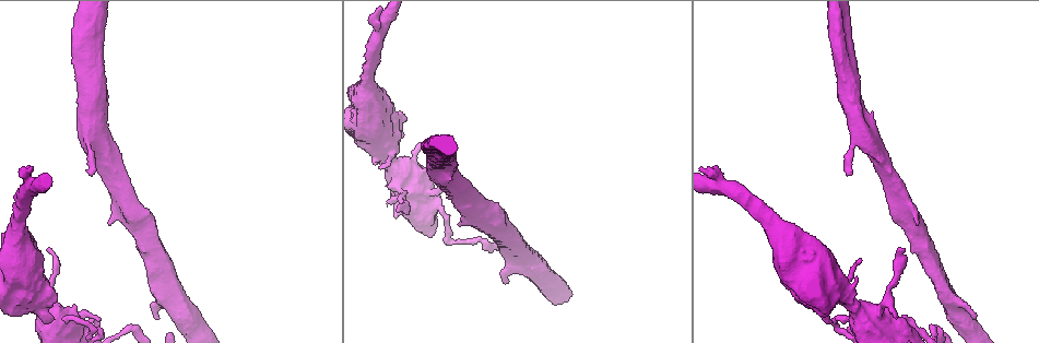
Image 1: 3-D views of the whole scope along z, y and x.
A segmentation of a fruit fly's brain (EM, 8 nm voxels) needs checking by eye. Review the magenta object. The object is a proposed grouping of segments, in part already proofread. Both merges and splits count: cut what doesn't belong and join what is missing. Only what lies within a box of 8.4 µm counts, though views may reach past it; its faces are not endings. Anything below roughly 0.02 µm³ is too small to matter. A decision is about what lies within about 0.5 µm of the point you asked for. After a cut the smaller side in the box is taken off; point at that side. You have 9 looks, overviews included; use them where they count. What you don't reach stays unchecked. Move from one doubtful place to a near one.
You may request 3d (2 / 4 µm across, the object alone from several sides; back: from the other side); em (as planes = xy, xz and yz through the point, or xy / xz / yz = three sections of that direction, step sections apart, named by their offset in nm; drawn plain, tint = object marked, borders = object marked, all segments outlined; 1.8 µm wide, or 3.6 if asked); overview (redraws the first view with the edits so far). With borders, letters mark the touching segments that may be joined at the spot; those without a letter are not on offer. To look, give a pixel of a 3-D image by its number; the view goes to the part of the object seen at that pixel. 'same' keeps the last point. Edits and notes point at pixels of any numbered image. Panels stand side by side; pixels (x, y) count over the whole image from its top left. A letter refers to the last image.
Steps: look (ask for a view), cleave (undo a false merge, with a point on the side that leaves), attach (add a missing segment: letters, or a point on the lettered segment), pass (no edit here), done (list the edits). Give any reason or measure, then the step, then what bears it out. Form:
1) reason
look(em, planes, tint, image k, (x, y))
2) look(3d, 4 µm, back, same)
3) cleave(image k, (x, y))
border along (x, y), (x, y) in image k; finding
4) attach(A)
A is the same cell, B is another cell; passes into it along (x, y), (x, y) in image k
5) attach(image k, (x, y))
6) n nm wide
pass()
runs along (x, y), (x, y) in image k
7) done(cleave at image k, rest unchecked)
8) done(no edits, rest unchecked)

look(em, xy, step 16, borders, image 1, (91, 176))

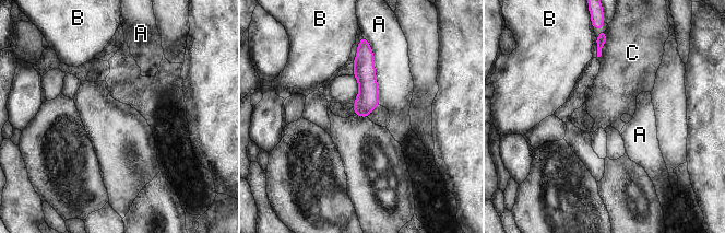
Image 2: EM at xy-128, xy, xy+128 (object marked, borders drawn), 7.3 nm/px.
cut it another way
look(em, planes, borders, same)

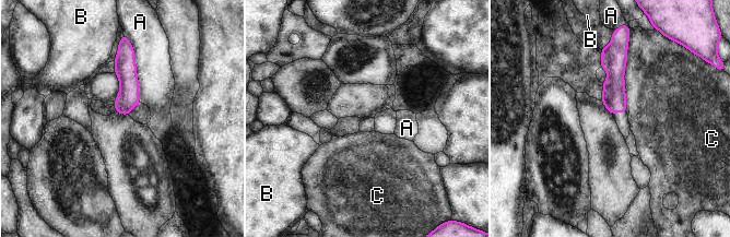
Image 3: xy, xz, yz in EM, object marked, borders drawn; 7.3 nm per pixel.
160 nm wide
pass()
A, B and C are other cells; runs along (128, 50), (125, 111) in image 3; no lettered segment goes on from it

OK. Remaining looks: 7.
free end
look(em, planes, borders, image 1, (460, 226))

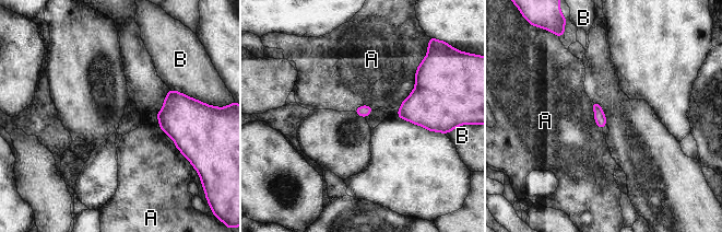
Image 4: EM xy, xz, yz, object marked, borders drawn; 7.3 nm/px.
pass()
A and B are other cells; border along (418, 67), (415, 88), (395, 114) in image 4; no lettered segment goes on from it

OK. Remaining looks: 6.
branch stops here
look(em, xy, step 16, borders, image 1, (157, 318))

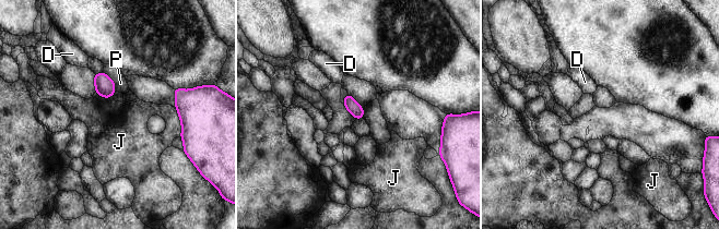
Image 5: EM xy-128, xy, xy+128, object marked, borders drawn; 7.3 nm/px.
look(em, planes, borders, same)

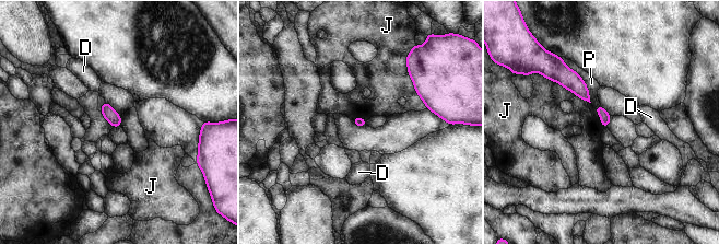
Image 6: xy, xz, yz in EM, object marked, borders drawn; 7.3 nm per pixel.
pass()
D, J and P are other cells; border along (405, 61), (413, 88), (427, 108) in image 6; none of them fits

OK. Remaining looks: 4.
thick turns thin
look(3d, 4 µm, image 1, (879, 310))

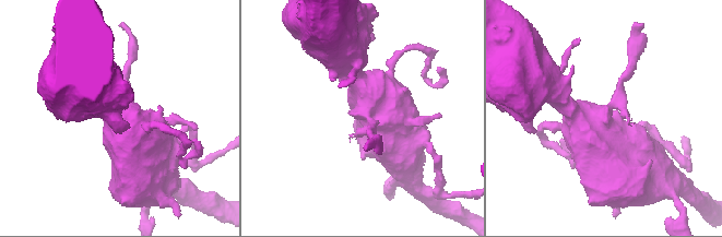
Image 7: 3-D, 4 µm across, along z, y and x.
look(em, 3.6 µm, planes, borders, image 7, (608, 109))

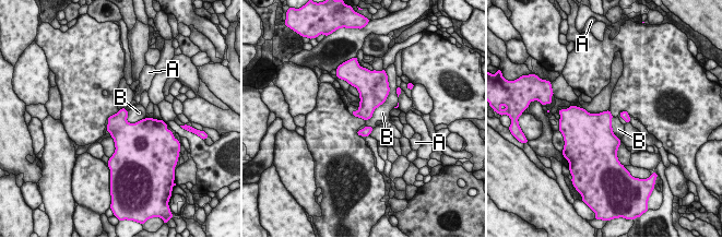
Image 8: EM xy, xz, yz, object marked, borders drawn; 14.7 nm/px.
pass()
A and B are other cells; continuous, no second neuron

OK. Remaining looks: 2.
done(no edits, rest unchecked)

